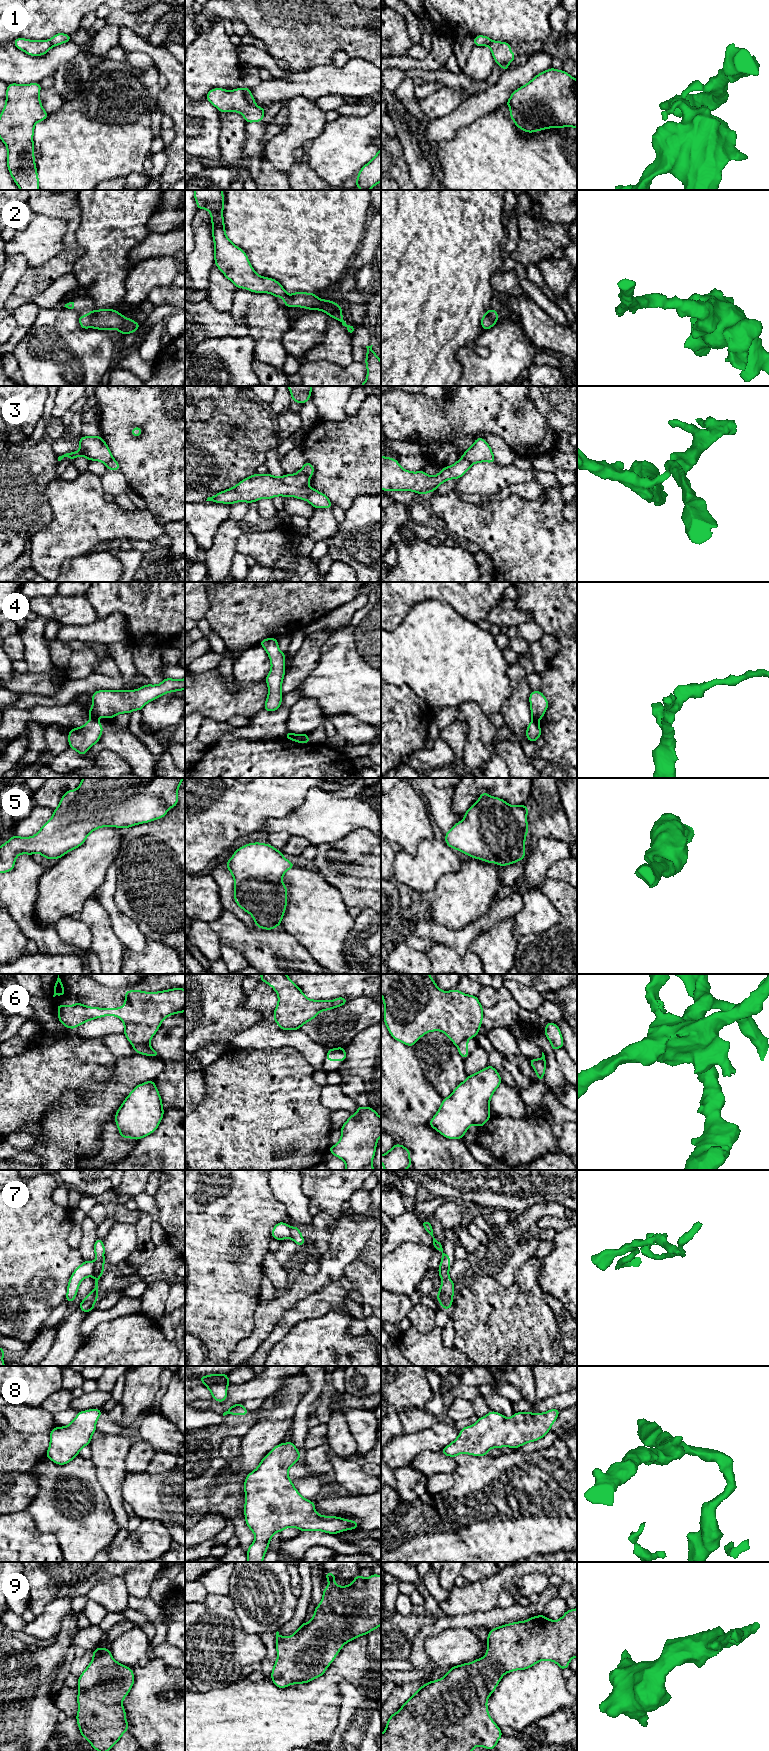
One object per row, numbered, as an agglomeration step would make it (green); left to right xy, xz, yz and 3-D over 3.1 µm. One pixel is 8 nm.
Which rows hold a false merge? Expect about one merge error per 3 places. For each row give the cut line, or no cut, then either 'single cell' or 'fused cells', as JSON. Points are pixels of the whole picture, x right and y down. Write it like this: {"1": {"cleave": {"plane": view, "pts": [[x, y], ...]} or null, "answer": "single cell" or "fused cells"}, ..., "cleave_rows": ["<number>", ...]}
{"1": {"cleave": {"plane": "xz", "pts": [[242, 89], [245, 99], [257, 107]]}, "answer": "fused cells"}, "2": {"cleave": null, "answer": "single cell"}, "3": {"cleave": {"plane": "xz", "pts": [[301, 468], [310, 476]]}, "answer": "fused cells"}, "4": {"cleave": {"plane": "xy", "pts": [[91, 717], [95, 719]]}, "answer": "fused cells"}, "5": {"cleave": null, "answer": "single cell"}, "6": {"cleave": {"plane": "xy", "pts": [[148, 1043], [134, 1043], [132, 1045]]}, "answer": "fused cells"}, "7": {"cleave": {"plane": "xy", "pts": [[95, 1263], [92, 1275]]}, "answer": "fused cells"}, "8": {"cleave": null, "answer": "single cell"}, "9": {"cleave": null, "answer": "single cell"}, "cleave_rows": ["1", "3", "4", "6", "7"]}

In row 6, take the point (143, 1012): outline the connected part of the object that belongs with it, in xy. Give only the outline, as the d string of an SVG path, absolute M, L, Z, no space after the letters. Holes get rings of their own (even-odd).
M182 987L159 992L144 992L136 989L130 991L128 989L125 993L125 1004L122 1007L112 1009L89 1007L80 1002L76 1002L72 1006L63 1006L61 1004L56 1006L58 1008L59 1022L67 1028L74 1030L77 1026L87 1021L112 1015L123 1021L124 1034L132 1045L149 1044L165 1018L176 1013L185 1012L185 990Z

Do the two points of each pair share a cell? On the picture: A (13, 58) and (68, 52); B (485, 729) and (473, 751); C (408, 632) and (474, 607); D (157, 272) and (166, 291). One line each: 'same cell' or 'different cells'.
A: same cell
B: same cell
C: different cells
D: different cells

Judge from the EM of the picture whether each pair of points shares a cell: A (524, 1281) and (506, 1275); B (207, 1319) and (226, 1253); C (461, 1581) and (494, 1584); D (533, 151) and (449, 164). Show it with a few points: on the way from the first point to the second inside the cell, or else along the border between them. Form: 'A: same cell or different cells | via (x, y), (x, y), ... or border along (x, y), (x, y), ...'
A: different cells | border along (530, 1259), (518, 1270), (515, 1283)
B: same cell | via (218, 1303), (223, 1291), (225, 1269)
C: different cells | border along (470, 1583), (464, 1587), (455, 1586)
D: same cell | via (512, 164), (470, 164)

